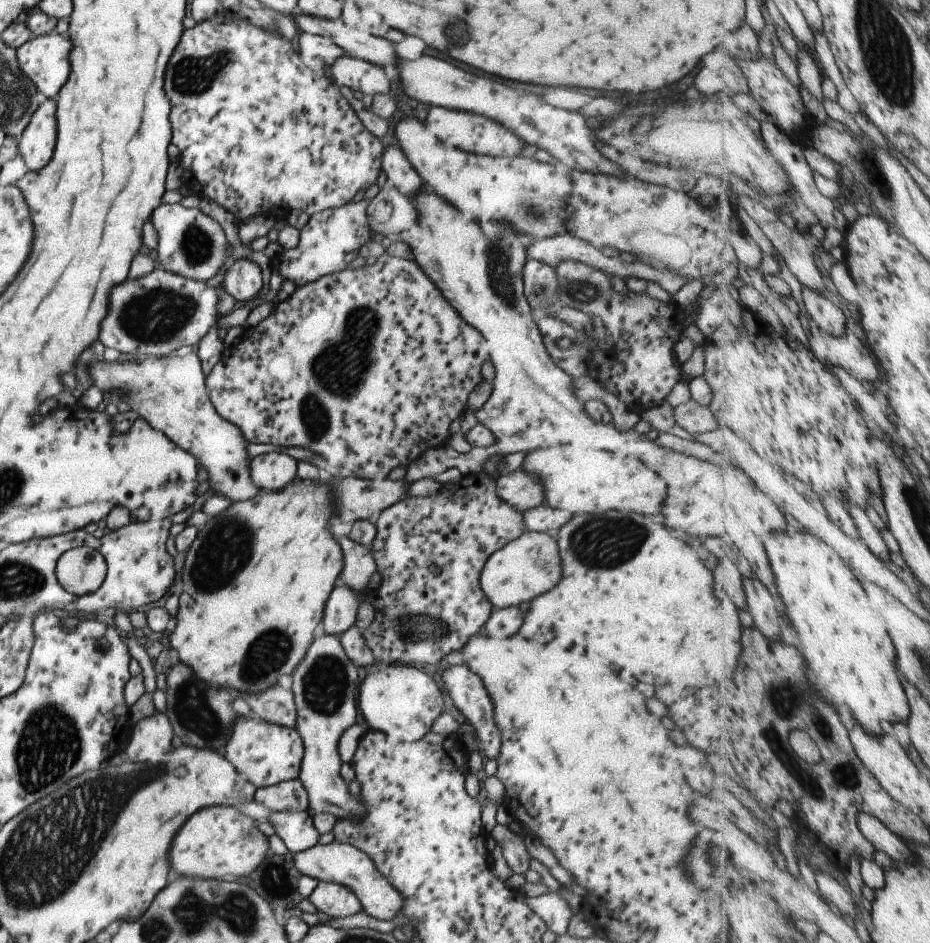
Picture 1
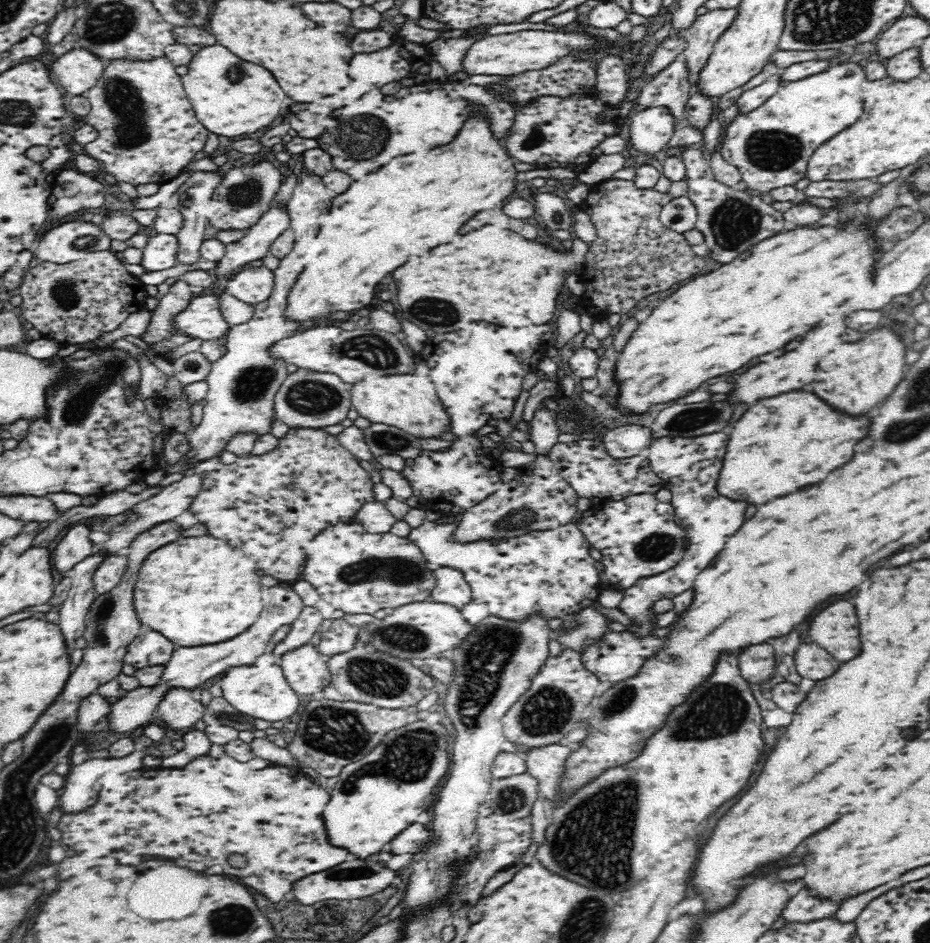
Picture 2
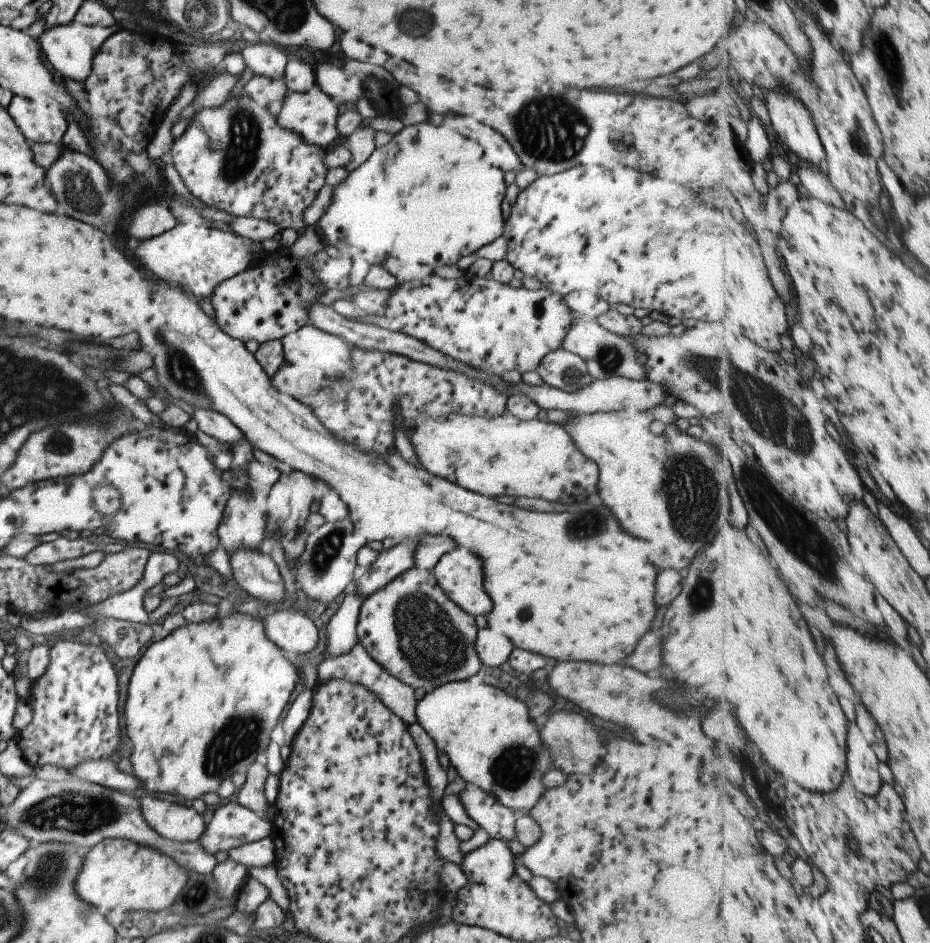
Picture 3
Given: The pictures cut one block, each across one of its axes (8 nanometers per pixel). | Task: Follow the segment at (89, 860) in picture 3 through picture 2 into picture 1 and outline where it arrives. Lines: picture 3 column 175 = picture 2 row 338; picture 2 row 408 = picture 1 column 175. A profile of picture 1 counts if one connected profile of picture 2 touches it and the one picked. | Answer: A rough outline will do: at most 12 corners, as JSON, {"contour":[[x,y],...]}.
{"contour":[[237,807],[196,812],[174,838],[182,876],[248,876],[270,851]]}

